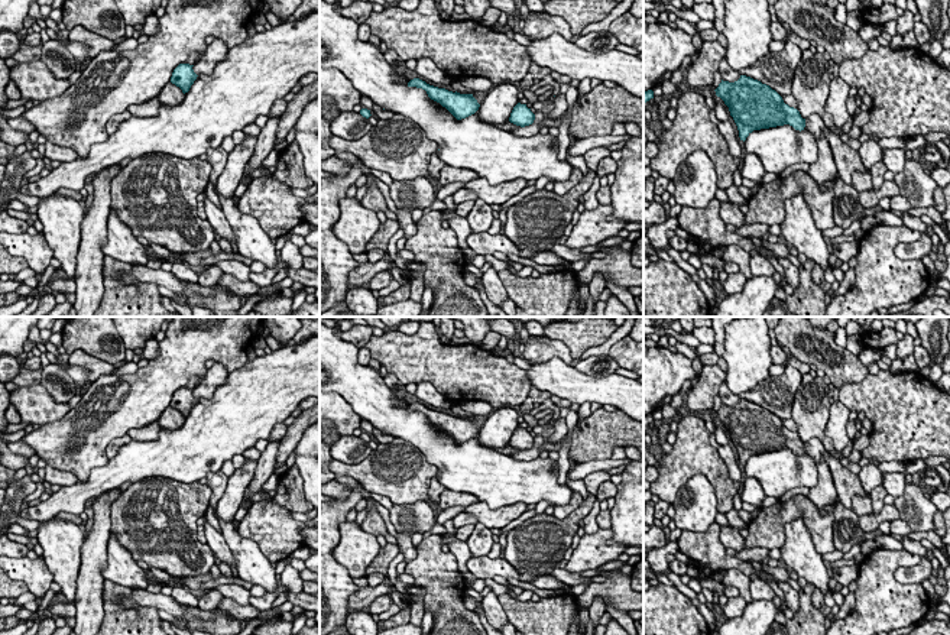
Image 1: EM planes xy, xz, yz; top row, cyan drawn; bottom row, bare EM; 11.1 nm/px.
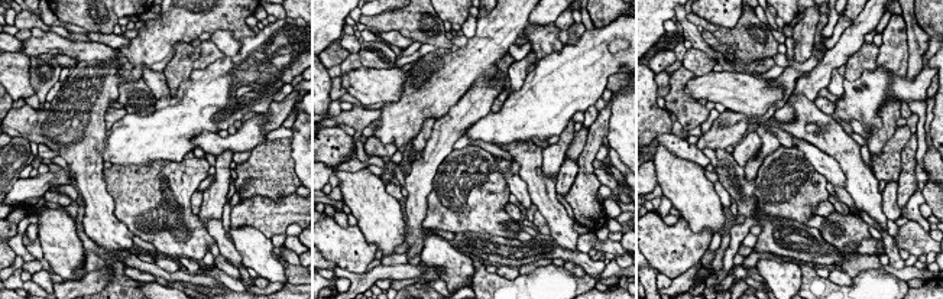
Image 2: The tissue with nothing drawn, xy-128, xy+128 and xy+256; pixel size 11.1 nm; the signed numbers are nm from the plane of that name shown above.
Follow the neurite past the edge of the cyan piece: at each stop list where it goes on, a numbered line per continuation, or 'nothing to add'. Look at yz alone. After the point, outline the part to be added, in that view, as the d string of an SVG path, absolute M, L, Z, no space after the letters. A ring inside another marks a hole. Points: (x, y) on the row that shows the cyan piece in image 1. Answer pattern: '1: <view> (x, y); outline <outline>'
1: yz (848, 159); outline M811 114L807 119L804 129L808 130L816 140L818 140L823 135L827 137L837 174L847 185L852 185L855 171L868 171L860 161L859 150L850 148L844 142L844 137L830 132L818 114Z

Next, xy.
nothing to add

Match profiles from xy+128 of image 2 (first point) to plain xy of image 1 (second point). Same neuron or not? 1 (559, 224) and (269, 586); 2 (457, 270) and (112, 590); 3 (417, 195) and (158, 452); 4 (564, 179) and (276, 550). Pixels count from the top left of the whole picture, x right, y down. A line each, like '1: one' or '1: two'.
1: one
2: two
3: two
4: two

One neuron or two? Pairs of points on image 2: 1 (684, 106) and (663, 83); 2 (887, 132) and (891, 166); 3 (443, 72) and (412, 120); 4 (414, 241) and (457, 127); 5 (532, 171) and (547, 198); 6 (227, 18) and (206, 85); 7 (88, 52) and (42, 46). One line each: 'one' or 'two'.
1: two
2: two
3: one
4: one
5: one
6: two
7: one

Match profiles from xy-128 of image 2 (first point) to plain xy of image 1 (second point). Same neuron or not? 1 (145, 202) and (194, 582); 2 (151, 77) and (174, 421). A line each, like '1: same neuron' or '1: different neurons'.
1: different neurons
2: same neuron

